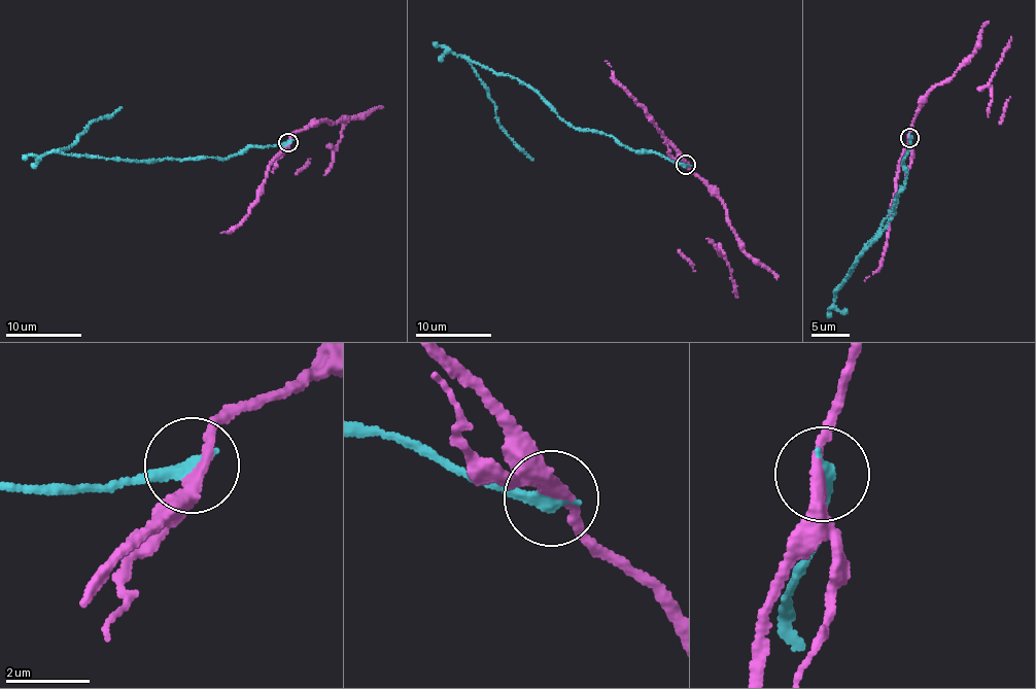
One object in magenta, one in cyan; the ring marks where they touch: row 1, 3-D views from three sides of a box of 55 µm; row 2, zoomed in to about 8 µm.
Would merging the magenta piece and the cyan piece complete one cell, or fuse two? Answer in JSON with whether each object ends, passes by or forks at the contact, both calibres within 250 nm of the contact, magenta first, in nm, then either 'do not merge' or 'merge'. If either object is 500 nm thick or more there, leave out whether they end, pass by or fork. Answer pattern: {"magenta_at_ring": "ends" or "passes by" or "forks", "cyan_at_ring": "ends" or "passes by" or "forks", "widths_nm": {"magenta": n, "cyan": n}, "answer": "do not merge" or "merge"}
{"magenta_at_ring": "passes by", "cyan_at_ring": "ends", "widths_nm": {"magenta": 260, "cyan": 320}, "answer": "do not merge"}

